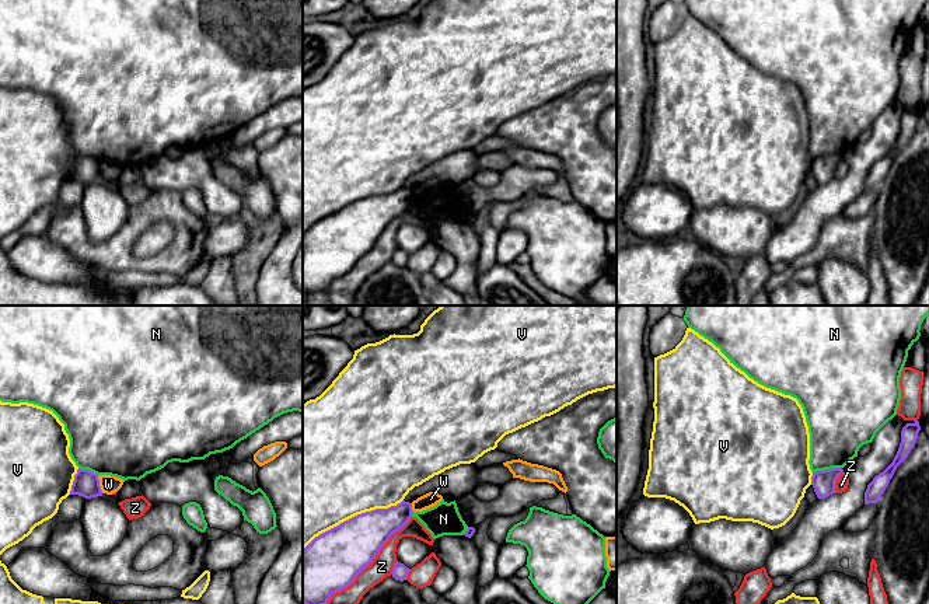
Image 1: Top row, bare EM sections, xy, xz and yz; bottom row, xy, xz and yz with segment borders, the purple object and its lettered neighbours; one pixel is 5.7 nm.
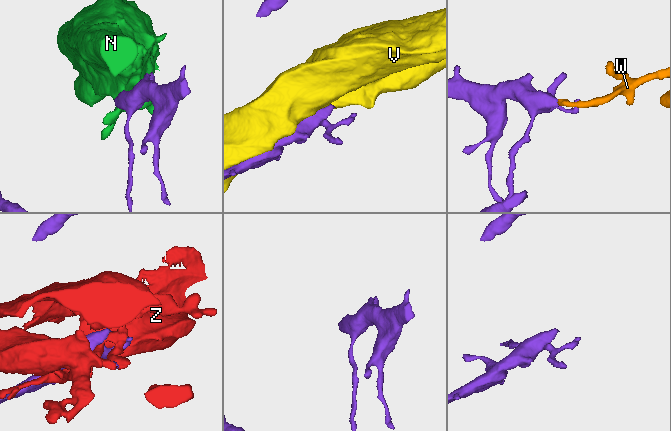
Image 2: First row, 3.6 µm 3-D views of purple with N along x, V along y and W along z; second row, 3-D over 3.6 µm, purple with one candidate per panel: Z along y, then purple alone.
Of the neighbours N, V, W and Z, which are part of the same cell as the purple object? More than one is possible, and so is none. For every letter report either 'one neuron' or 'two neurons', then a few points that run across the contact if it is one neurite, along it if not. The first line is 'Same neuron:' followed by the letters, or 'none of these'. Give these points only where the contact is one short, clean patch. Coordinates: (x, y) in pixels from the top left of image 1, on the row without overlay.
Same neuron: none of these
N: two neurons
V: two neurons
W: two neurons | xy (97, 163), (102, 178)
Z: two neurons

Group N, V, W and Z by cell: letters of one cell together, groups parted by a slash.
N / V / W / Z

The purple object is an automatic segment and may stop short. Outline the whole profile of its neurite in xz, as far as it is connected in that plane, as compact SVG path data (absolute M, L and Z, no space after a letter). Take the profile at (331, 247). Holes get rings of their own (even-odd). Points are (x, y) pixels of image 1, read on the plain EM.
M402 186L388 195L357 200L319 220L303 235L303 290L326 291L331 282L346 275L369 252L390 223L412 203L412 189Z

